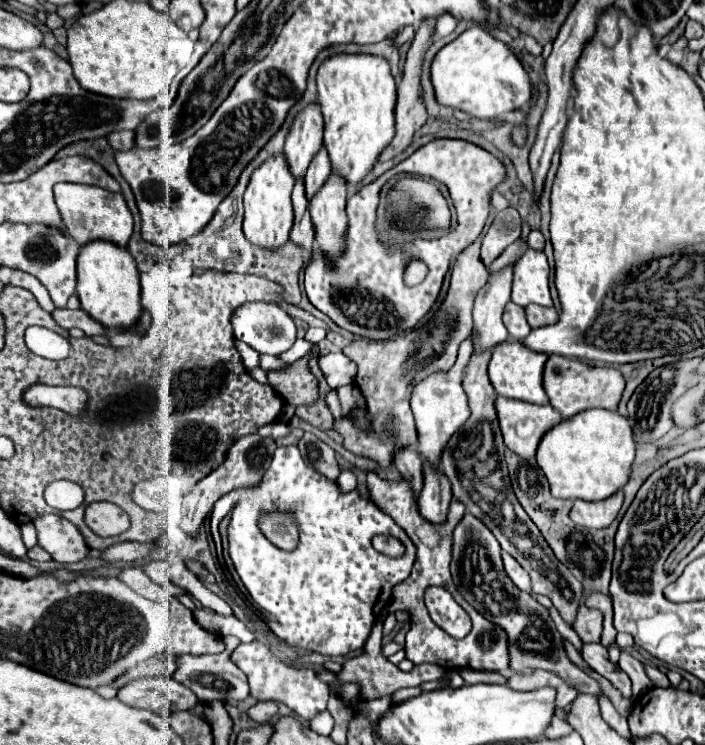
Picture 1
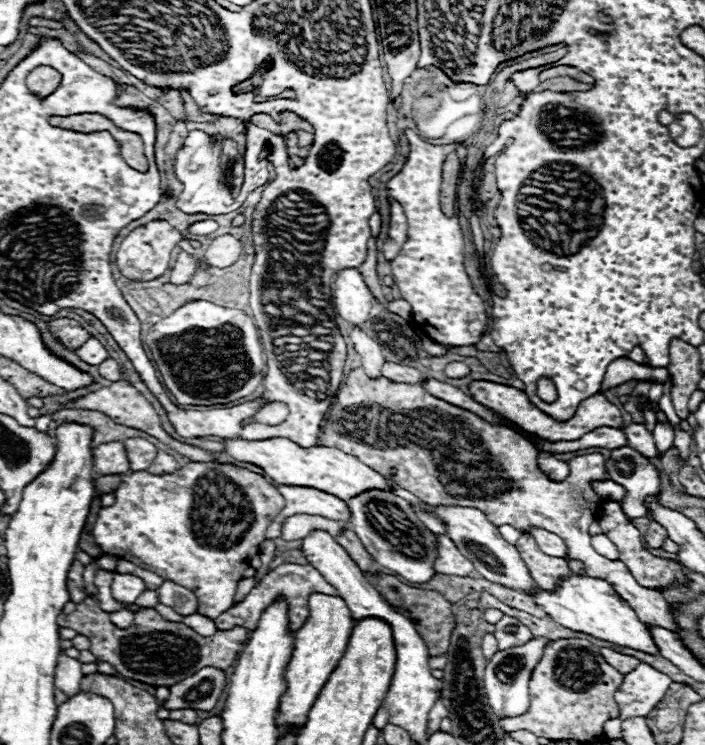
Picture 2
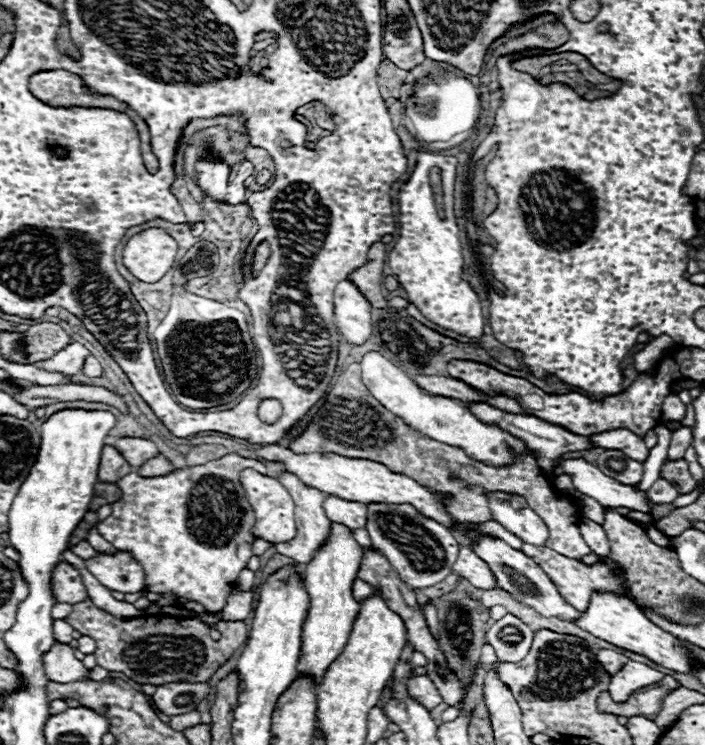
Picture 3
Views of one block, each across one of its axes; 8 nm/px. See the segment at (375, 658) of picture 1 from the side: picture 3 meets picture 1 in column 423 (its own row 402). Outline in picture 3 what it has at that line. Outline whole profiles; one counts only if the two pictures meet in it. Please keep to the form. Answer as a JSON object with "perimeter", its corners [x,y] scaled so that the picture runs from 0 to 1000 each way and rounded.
{"perimeter":[[[948,532],[939,545],[939,558],[945,564],[967,564],[973,558],[973,542],[962,532]]]}

